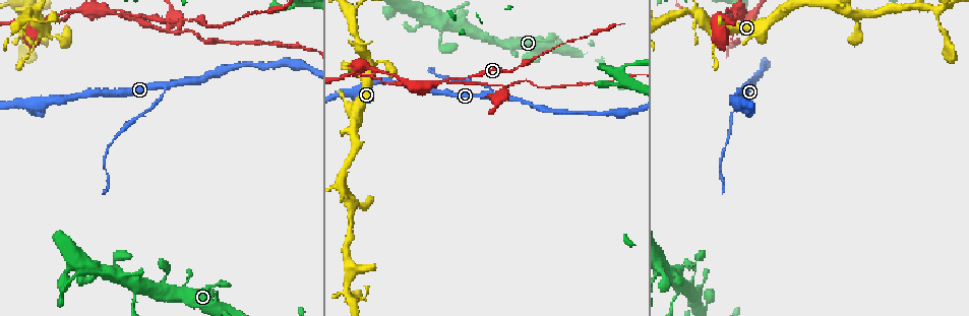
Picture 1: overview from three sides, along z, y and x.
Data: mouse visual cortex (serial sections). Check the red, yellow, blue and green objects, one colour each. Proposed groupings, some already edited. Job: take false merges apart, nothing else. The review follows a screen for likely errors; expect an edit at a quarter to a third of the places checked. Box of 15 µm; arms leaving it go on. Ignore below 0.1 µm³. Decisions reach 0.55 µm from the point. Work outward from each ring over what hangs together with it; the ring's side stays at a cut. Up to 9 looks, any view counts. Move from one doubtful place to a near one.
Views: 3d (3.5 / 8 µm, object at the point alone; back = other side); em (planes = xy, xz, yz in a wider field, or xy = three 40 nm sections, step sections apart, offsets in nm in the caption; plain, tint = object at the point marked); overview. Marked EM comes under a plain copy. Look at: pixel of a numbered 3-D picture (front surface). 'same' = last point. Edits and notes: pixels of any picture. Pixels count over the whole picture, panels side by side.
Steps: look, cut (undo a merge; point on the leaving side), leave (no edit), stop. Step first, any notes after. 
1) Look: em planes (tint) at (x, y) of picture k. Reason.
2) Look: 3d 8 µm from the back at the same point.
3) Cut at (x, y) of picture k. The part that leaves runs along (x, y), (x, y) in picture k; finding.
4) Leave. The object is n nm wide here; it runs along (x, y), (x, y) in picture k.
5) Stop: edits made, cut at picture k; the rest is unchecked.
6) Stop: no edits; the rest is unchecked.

Look: 3d 3.5 µm at (118, 10) of picture 1. Arms run side by side.

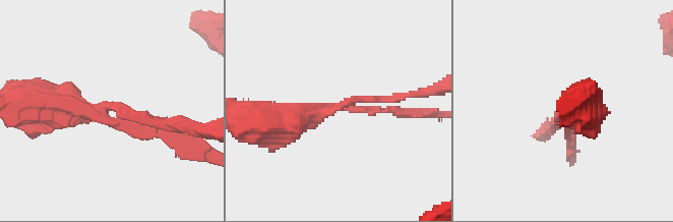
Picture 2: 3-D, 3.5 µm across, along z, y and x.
Look: em xy step 1 (tint) at (339, 106) of picture 2. 3 arms meet here; the arms are 100, 150, 400 nm wide.

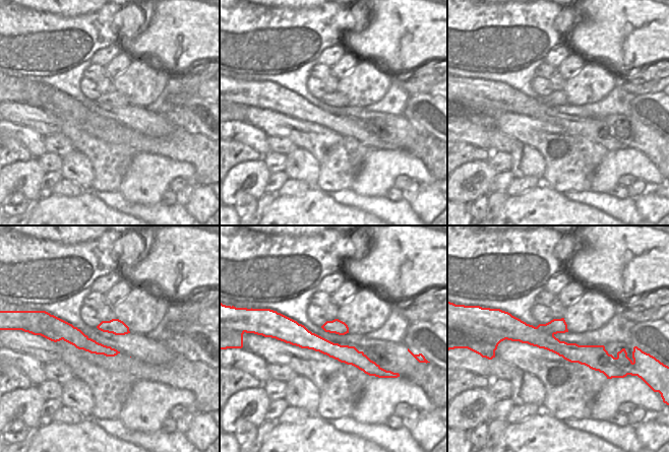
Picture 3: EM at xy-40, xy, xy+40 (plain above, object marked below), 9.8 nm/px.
Cut at (372, 111) of picture 2. A second cell is stuck on.

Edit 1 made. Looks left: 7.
Look: 3d 8 µm at (750, 84) of picture 1. Side arm on a straight run.

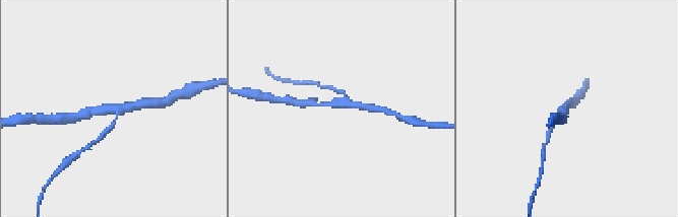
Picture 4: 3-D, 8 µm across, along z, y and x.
Look: 3d 3.5 µm at (342, 106) of picture 4. Closer look.

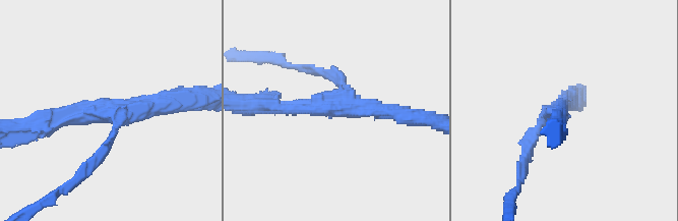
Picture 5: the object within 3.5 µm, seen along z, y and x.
Look: em xy step 3 (tint) at (112, 109) of picture 5. 3 arms meet here; the arms are 150, 200, 250 nm wide.

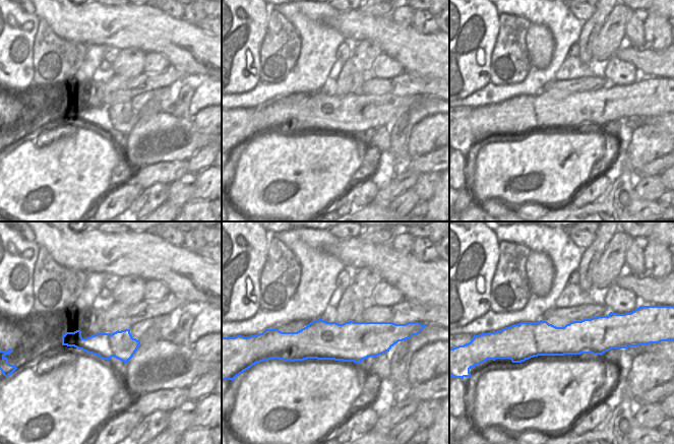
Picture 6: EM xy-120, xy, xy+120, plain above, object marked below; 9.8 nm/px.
Cut at (527, 149) of picture 5. The part that leaves runs along (544, 122), (528, 145), (517, 188) in picture 5; a second cell is stuck on.

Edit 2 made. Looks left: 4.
Look: 3d 3.5 µm at (345, 286) of picture 1. Calibre changes.

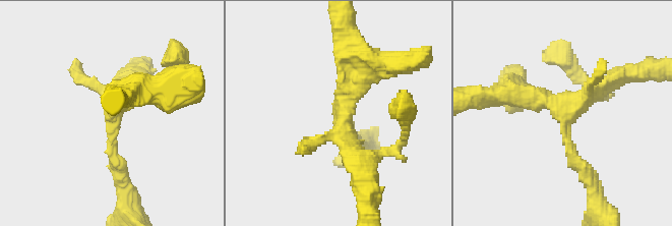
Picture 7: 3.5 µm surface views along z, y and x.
Look: em xy step 1 (tint) at (564, 108) of picture 7. 4 arms meet here; the arms are 150, 200, 200, 300 nm wide; shape alone is not enough.

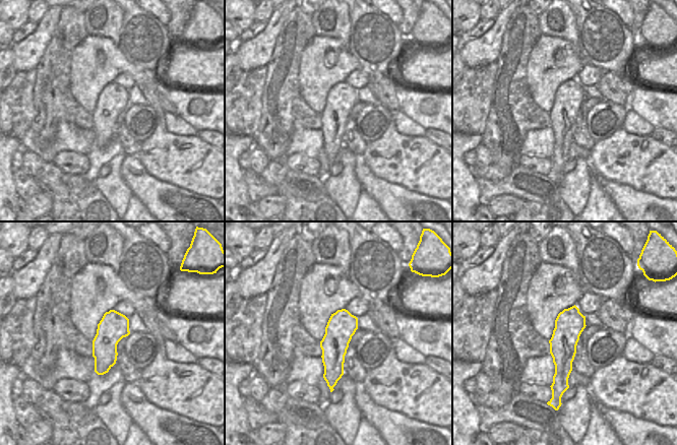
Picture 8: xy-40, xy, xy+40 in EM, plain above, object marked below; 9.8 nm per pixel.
Leave. The object is 280 nm wide here; it runs along (574, 309), (563, 341), (559, 388) in picture 8; continuous, no second cell.

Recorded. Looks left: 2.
Look: 3d 3.5 µm at (698, 13) of picture 1. Calibre changes.

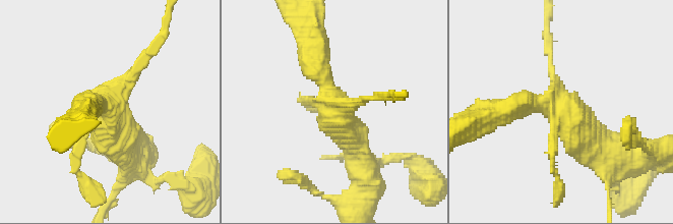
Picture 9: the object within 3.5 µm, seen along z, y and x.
Look: em xy step 2 (tint) at (331, 111) of picture 9. Need the tissue.

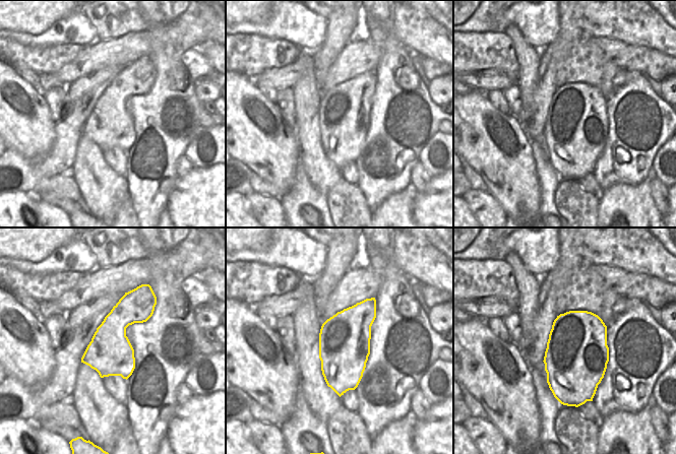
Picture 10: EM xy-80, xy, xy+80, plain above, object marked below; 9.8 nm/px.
Leave. It runs along (356, 154), (331, 114), (312, 49) in picture 9; continuous, no second cell.

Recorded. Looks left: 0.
Stop: edits made, cut at picture 2, cut at picture 5; the rest is unchecked.

